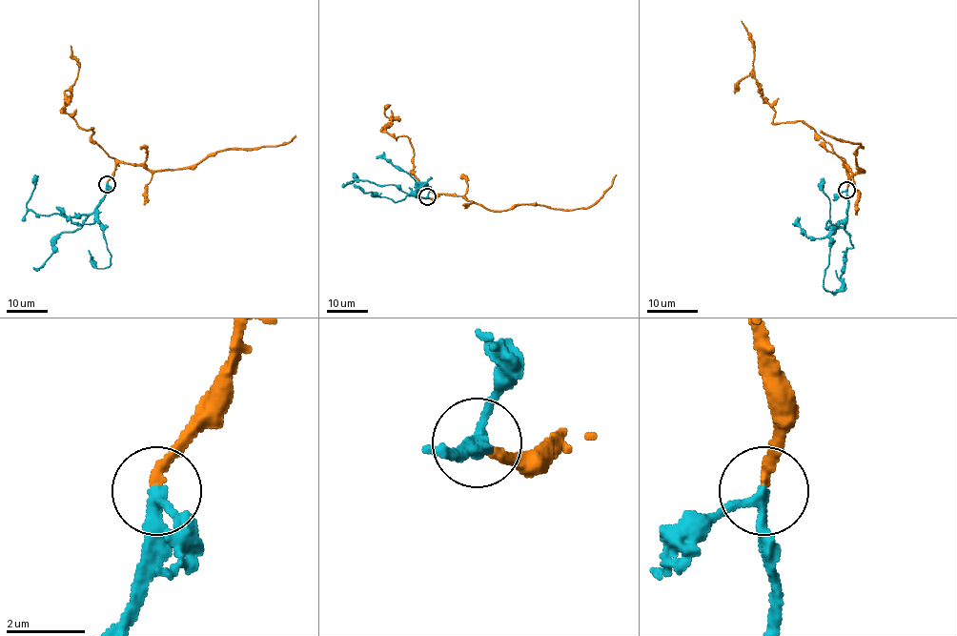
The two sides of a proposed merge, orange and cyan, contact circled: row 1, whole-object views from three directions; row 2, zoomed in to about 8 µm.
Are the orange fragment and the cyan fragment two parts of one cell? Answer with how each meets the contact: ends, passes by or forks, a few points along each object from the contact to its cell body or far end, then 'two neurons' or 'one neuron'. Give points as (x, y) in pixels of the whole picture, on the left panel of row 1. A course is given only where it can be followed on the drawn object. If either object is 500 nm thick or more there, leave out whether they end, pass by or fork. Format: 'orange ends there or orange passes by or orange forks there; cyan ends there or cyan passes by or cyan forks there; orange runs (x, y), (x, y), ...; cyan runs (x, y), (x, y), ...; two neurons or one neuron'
orange ends there; cyan passes by; orange runs (107, 183), (118, 163), (143, 165), (149, 170), (192, 168), (217, 153), (277, 146), (288, 143), (295, 134); cyan runs (107, 183), (104, 199), (91, 214), (41, 215), (27, 207), (35, 174); one neuron

